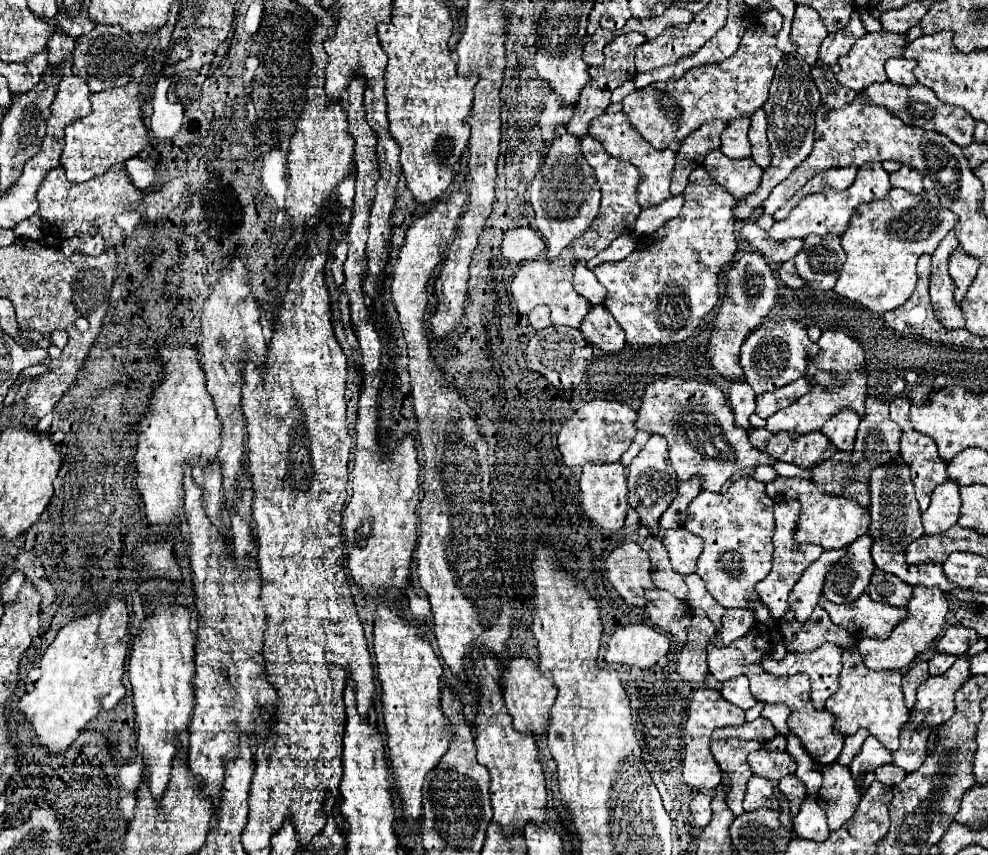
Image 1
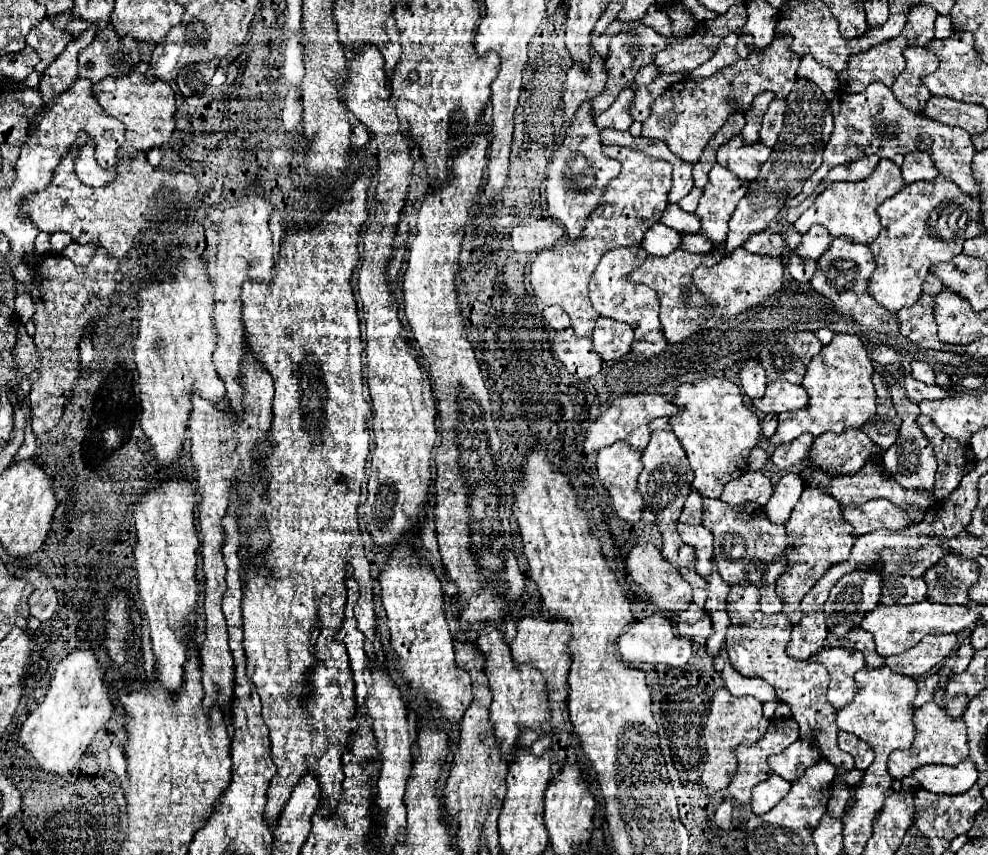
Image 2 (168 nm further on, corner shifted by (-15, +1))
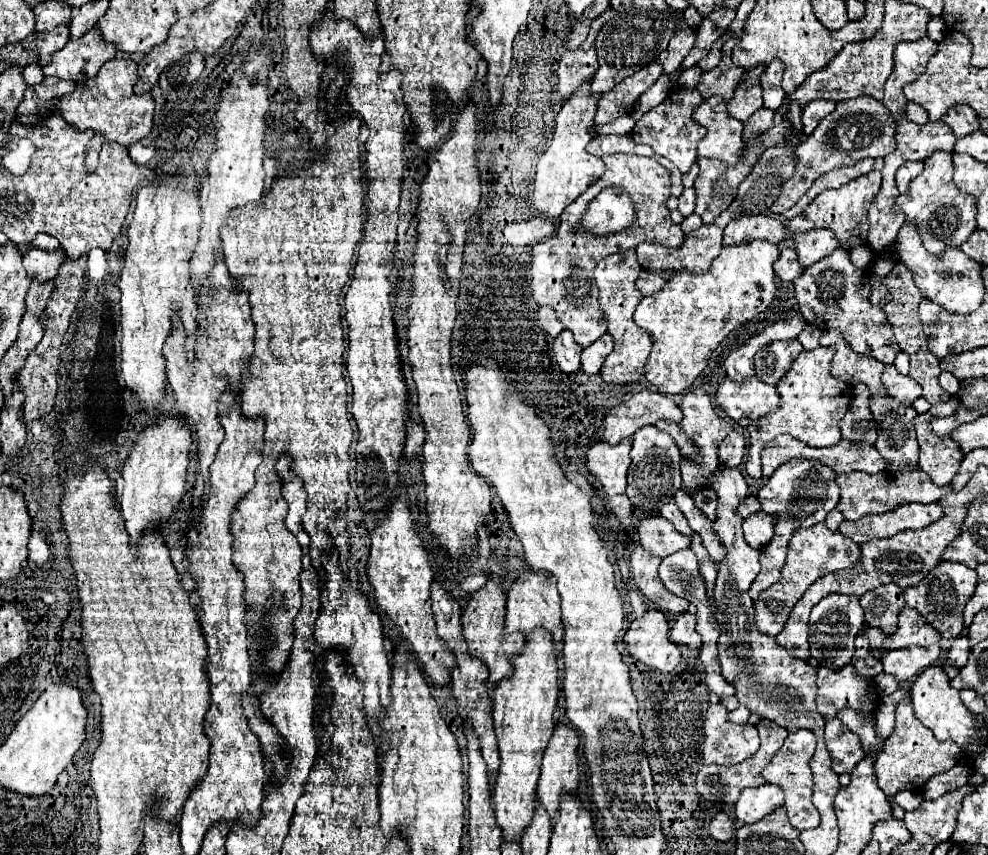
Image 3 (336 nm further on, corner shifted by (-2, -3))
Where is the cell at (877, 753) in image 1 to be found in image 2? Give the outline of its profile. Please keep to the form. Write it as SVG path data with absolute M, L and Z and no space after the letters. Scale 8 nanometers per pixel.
M933 701L925 703L914 713L913 723L915 723L915 741L907 751L893 751L889 755L887 769L891 777L903 779L911 775L913 769L921 765L931 765L931 763L943 763L943 765L957 765L967 759L969 755L969 745L967 745L967 731L965 731L965 721L961 717L951 717L943 707L935 705Z

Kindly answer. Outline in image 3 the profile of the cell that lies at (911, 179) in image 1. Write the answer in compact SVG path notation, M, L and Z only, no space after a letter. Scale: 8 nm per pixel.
M912 161L904 163L904 165L896 171L896 185L898 185L898 191L900 191L900 193L906 193L910 181L912 181L918 173L922 173L922 163L912 163Z

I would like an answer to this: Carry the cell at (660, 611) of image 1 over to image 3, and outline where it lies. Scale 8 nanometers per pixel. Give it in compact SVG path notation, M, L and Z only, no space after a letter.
M692 613L678 615L678 619L674 621L674 627L670 631L672 641L682 643L690 649L700 649L702 647L702 637L696 633L694 625L696 625L696 617Z

